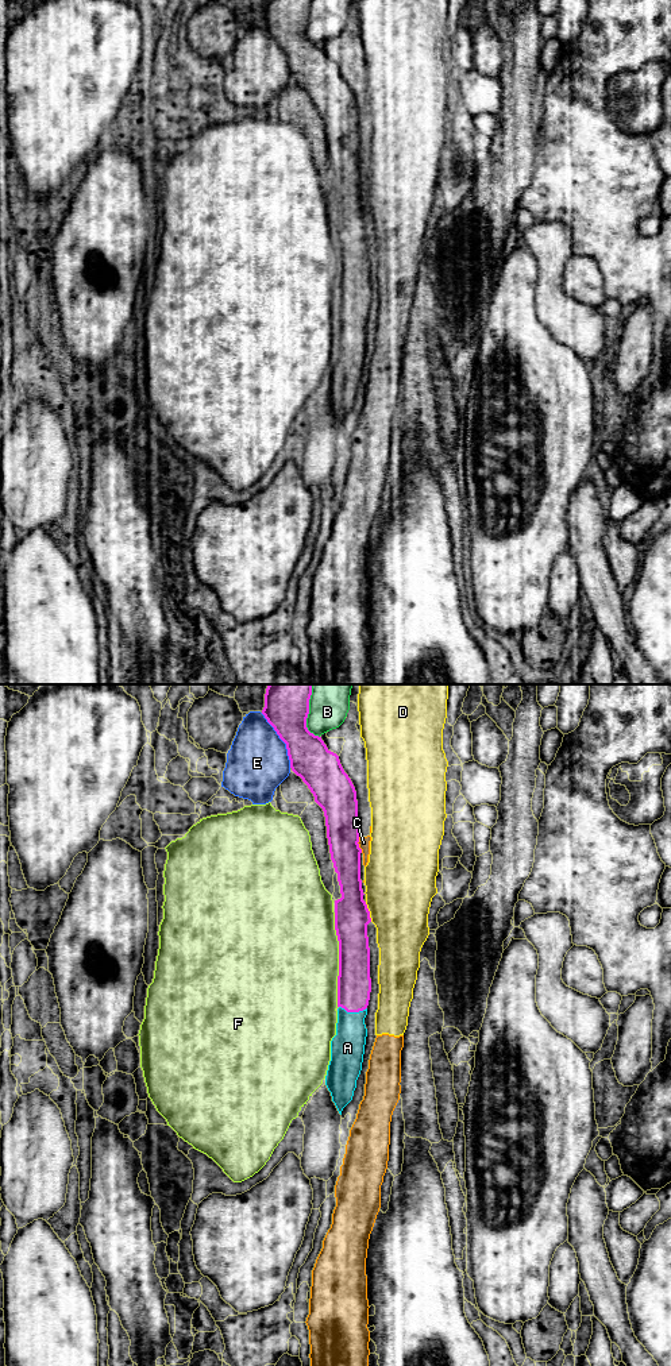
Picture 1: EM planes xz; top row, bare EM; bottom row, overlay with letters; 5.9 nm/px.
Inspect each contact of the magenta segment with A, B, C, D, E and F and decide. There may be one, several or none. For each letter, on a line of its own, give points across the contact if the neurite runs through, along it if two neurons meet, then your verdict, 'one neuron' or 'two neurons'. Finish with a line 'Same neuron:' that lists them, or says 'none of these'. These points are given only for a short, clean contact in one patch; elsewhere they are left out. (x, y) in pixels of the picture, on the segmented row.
A: way xz (354, 984), (353, 1011), (351, 1035), (347, 1048); one neuron
B: two neurons
C: two neurons
D: two neurons
E: two neurons
F: two neurons
Same neuron: A

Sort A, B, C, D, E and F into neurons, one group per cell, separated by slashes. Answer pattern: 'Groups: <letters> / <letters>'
Groups: A / B / C D / E / F

